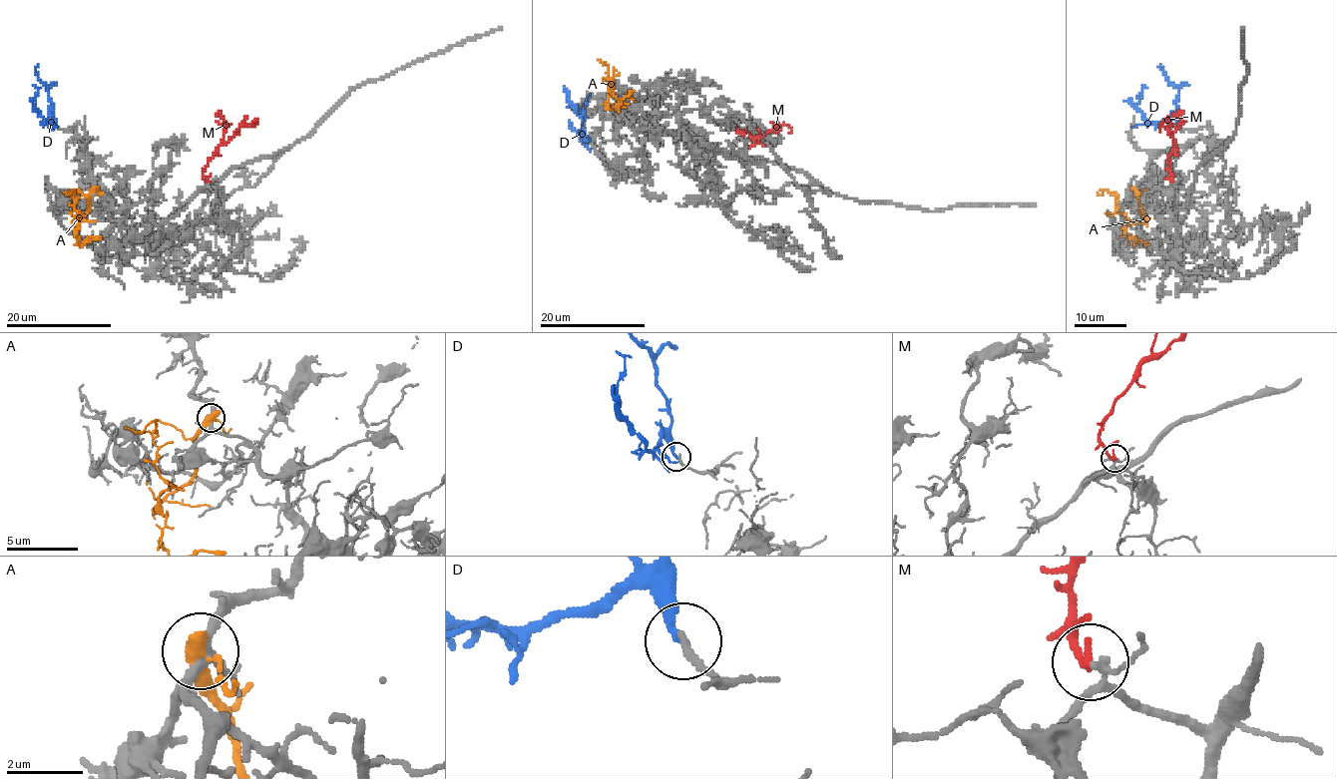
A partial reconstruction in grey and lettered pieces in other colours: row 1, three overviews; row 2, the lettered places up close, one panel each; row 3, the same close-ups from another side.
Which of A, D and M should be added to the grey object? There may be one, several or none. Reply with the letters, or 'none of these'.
none of these

